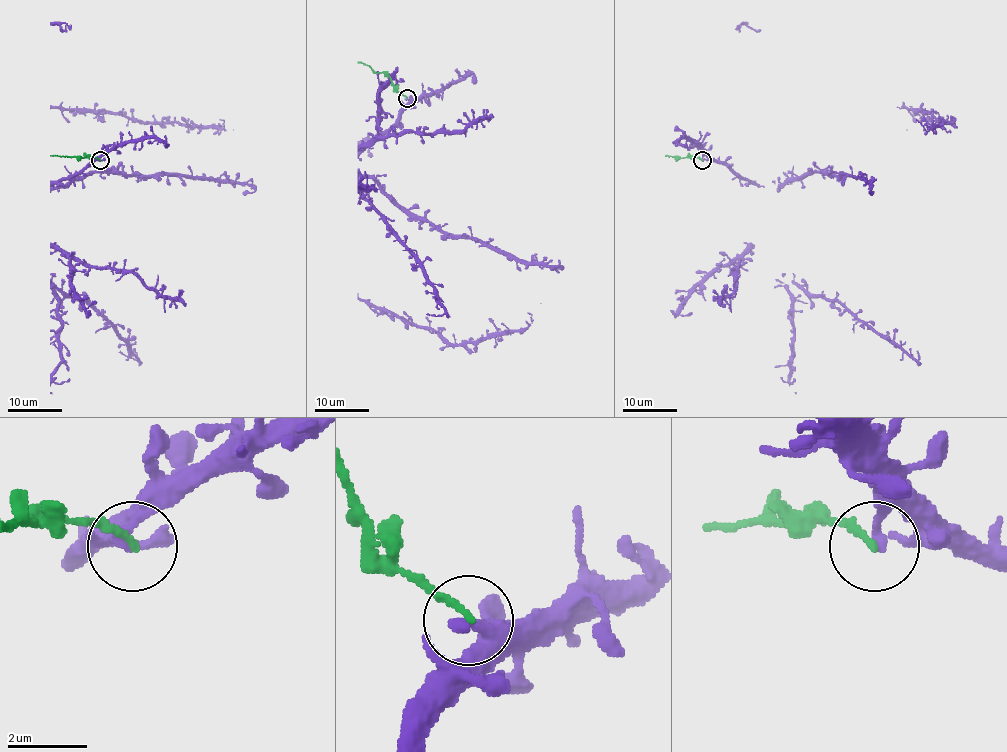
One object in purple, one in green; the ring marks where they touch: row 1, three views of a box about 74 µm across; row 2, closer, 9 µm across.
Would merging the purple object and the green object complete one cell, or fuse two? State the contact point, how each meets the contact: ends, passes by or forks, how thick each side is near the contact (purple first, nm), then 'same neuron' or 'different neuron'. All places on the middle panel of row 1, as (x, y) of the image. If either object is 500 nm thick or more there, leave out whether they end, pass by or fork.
at (407, 98); purple ends there; green ends there; 280 nm thick on the purple side, 160 nm on the other; different neuron

